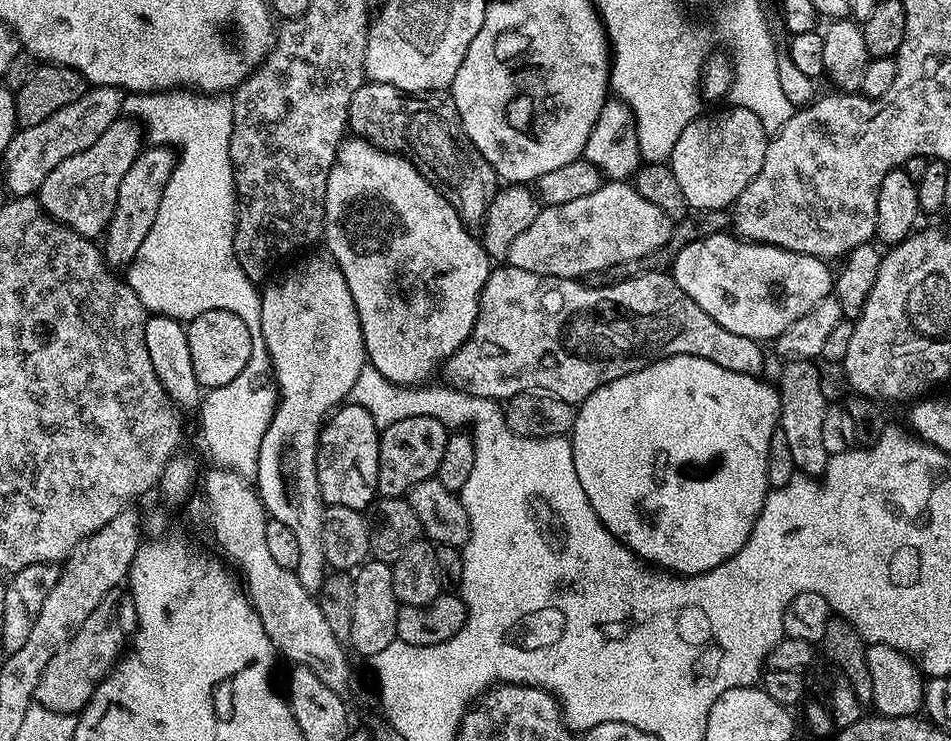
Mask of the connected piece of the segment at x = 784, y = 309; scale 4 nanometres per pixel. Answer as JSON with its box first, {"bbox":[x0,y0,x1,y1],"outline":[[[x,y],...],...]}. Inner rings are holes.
{"bbox":[670,231,834,342],"outline":[[[731,231],[710,234],[683,246],[670,267],[672,281],[718,326],[730,334],[761,342],[775,341],[786,326],[814,310],[834,288],[834,272],[817,256],[807,256],[773,244],[756,244]]]}

